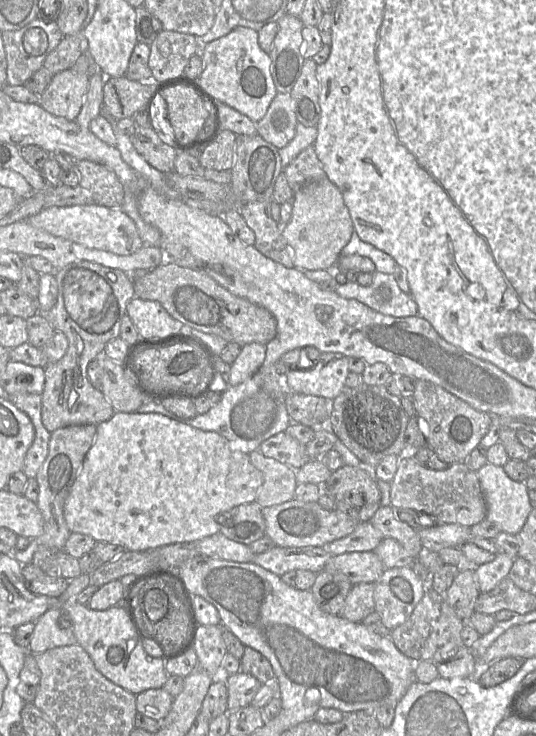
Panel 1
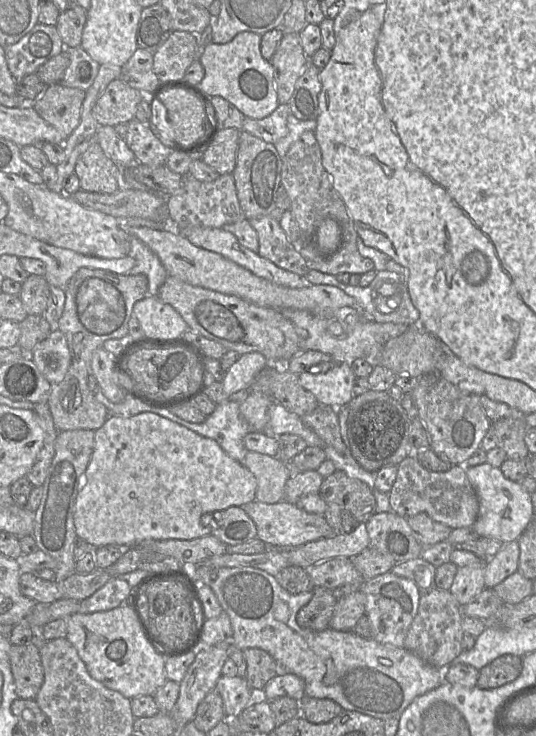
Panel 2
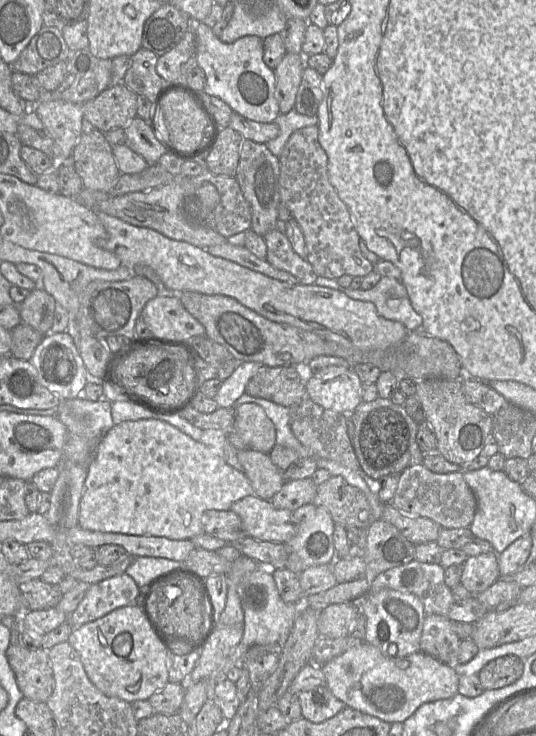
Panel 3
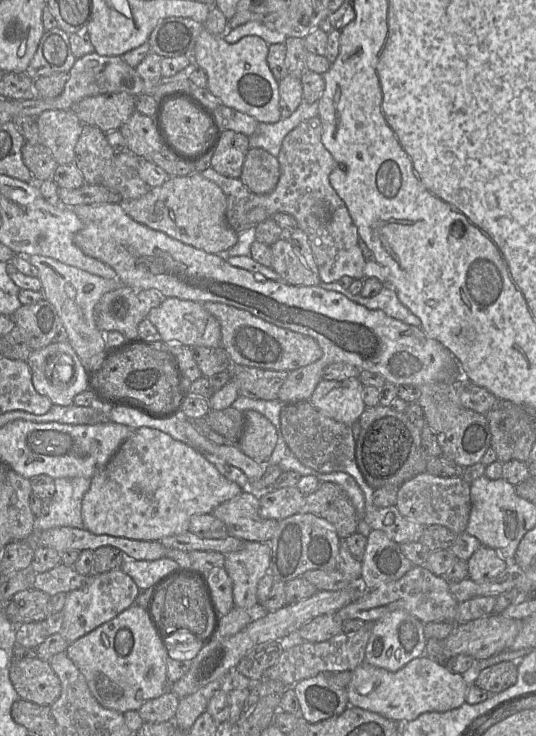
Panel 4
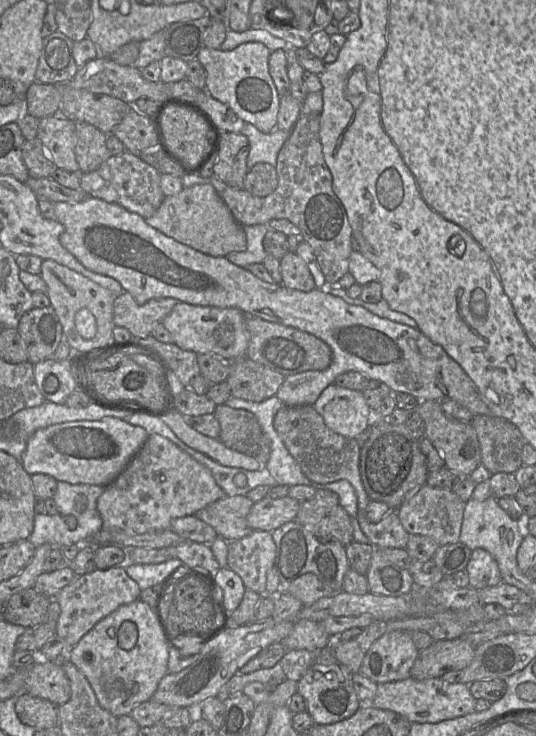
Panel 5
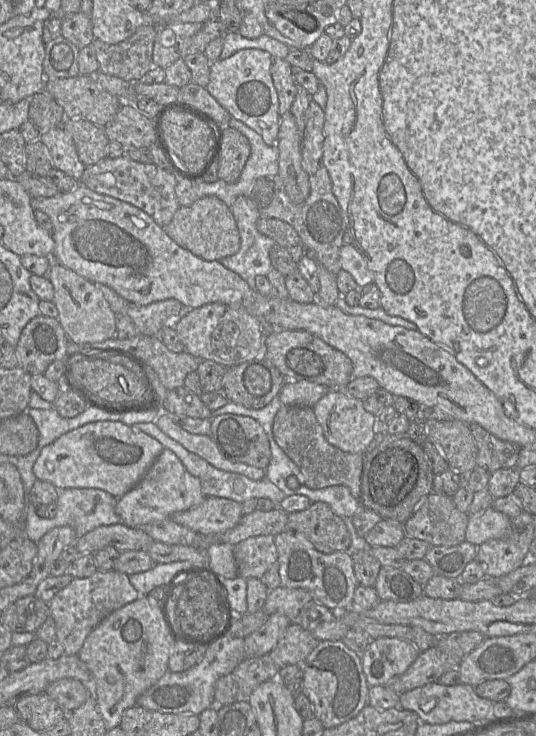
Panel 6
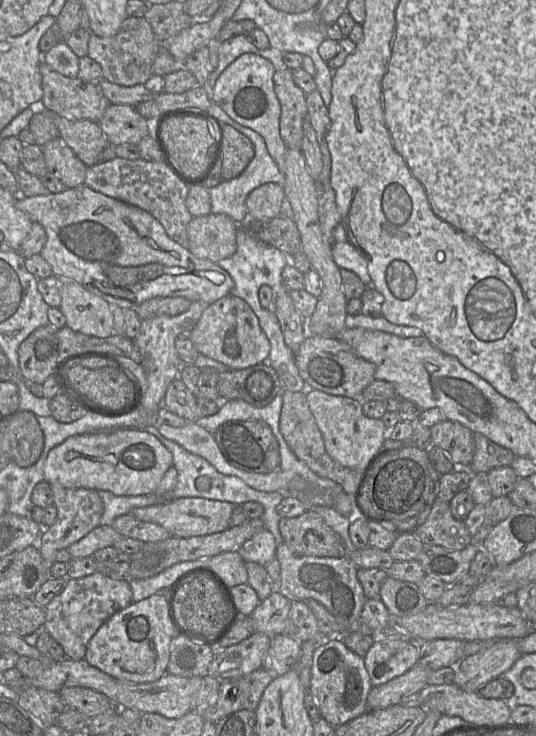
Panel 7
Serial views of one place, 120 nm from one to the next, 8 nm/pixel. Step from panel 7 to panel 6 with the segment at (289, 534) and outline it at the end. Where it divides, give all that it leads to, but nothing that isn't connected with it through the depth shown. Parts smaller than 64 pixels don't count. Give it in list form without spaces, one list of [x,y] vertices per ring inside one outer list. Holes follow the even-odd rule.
[[[314,502],[305,510],[289,513],[285,531],[301,534],[324,554],[352,550],[350,534],[343,518],[335,514],[325,502]]]

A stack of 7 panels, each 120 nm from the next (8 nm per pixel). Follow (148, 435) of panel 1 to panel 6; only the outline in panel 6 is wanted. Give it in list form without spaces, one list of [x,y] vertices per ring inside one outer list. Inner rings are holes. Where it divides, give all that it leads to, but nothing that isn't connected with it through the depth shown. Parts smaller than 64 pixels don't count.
[[[164,448],[142,479],[127,493],[117,498],[115,511],[120,518],[120,523],[128,527],[142,527],[154,521],[168,519],[174,513],[196,506],[205,497],[199,479],[187,472],[179,458],[171,450]]]

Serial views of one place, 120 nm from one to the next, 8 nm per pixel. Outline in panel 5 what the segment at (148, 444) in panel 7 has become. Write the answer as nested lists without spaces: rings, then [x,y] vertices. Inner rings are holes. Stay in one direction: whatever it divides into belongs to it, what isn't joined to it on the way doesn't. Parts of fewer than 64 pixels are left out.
[[[113,417],[55,424],[34,432],[20,462],[29,475],[41,473],[69,484],[105,487],[126,468],[148,436],[145,429]]]

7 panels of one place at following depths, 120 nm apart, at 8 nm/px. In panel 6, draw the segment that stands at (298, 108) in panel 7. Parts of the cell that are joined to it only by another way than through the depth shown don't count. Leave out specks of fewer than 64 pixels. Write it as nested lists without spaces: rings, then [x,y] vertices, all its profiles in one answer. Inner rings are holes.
[[[274,58],[271,65],[271,75],[278,94],[279,114],[291,112],[297,94],[295,70],[285,59]]]

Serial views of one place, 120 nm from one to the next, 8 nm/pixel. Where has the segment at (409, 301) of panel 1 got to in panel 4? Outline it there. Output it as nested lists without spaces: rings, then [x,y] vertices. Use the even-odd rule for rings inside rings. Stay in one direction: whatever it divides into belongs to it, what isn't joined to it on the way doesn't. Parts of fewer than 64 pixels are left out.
[[[338,281],[332,283],[320,282],[318,286],[338,292],[350,301],[363,305],[368,309],[382,310],[394,319],[421,328],[420,319],[401,303],[395,290],[388,283],[385,283],[381,291],[374,297],[362,297],[360,294],[354,295],[343,288]]]

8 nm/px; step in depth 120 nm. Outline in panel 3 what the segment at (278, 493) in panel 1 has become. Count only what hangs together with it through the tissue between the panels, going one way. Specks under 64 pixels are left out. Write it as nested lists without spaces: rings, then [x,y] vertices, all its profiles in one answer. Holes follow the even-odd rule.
[[[245,449],[239,450],[237,457],[254,494],[264,500],[271,500],[285,483],[284,472],[273,464],[267,453]]]

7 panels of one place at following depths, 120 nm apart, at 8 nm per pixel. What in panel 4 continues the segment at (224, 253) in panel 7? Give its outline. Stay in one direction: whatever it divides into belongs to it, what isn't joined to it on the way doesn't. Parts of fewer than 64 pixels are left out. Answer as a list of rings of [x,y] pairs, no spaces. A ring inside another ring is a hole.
[[[193,172],[186,176],[170,176],[162,185],[151,188],[142,197],[119,203],[124,212],[137,223],[163,232],[211,254],[232,248],[238,234],[226,220],[226,196],[214,182]]]

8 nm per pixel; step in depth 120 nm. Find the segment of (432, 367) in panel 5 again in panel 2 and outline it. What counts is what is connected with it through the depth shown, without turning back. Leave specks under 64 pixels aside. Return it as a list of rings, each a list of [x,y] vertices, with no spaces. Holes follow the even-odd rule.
[[[125,227],[129,236],[134,236],[157,255],[168,276],[176,277],[183,282],[237,296],[260,307],[306,310],[316,314],[329,314],[342,307],[351,307],[362,315],[366,312],[355,298],[335,286],[319,284],[306,285],[302,288],[288,288],[260,278],[249,270],[226,259],[222,255],[193,245],[175,229],[155,230],[148,227]]]

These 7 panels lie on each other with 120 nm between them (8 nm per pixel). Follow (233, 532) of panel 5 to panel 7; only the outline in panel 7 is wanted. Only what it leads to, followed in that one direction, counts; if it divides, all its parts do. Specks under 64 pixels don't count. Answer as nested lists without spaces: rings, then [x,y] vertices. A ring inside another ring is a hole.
[[[183,497],[152,506],[134,508],[130,514],[141,521],[162,526],[171,537],[189,538],[218,533],[230,527],[234,507],[234,504],[226,501],[203,497]]]

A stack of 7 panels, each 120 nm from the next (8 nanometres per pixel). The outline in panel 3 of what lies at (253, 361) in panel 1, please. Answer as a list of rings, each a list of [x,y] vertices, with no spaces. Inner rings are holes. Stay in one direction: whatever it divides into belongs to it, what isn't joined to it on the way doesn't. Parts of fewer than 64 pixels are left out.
[[[240,362],[230,377],[222,382],[215,396],[220,408],[231,408],[236,400],[245,393],[246,385],[252,376],[263,366],[258,362]]]

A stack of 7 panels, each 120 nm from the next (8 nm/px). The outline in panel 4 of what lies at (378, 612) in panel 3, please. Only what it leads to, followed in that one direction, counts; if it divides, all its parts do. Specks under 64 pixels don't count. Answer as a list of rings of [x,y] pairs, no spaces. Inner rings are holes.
[[[395,610],[373,623],[366,647],[365,662],[395,672],[411,660],[425,654],[426,644],[424,623],[404,610]]]

